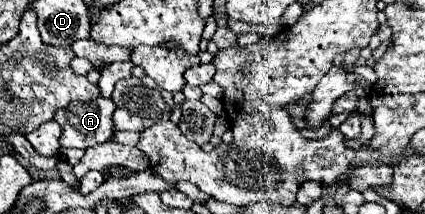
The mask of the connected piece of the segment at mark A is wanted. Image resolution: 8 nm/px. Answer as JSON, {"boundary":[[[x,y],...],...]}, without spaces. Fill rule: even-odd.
{"boundary":[[[95,97],[89,101],[73,101],[67,107],[61,107],[55,113],[55,121],[63,127],[61,135],[61,147],[77,147],[77,149],[89,149],[99,143],[105,143],[113,137],[113,115],[115,103],[105,97]]]}

